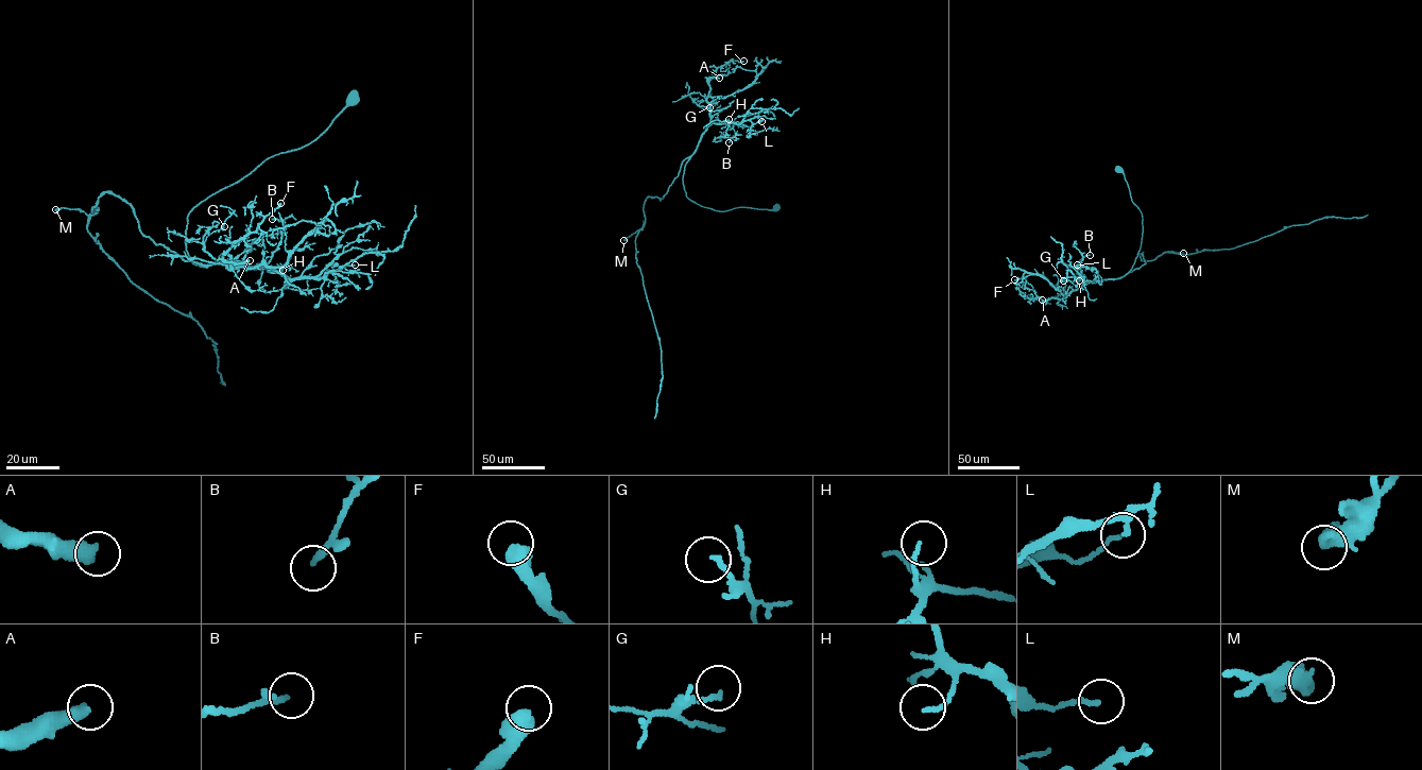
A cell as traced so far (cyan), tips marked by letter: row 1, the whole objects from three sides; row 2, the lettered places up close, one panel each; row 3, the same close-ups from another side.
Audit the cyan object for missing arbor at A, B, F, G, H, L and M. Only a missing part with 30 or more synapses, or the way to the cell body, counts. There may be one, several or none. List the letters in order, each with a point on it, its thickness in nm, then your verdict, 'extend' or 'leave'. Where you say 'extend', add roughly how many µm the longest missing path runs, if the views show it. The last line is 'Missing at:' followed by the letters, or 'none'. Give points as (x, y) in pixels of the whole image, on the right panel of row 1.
A: (1042, 300) | 480 nm | extend | 45 µm
B: (1090, 255) | 190 nm | leave
F: (1014, 279) | 600 nm | leave
G: (1063, 280) | 130 nm | leave
H: (1079, 280) | 100 nm | leave
L: (1077, 264) | 130 nm | leave
M: (1183, 253) | 480 nm | leave
Missing at: A

